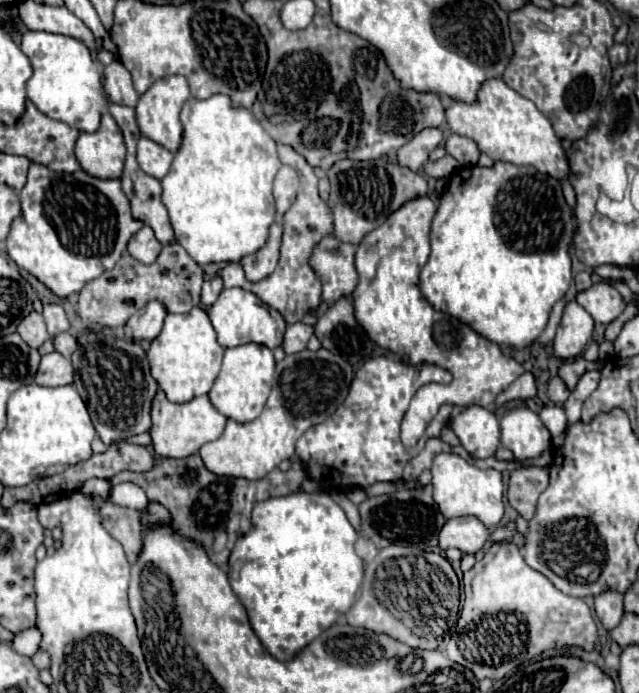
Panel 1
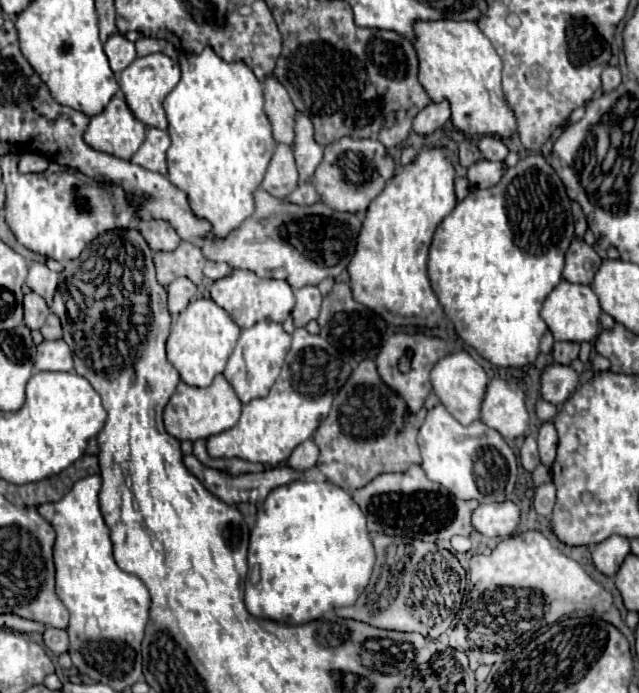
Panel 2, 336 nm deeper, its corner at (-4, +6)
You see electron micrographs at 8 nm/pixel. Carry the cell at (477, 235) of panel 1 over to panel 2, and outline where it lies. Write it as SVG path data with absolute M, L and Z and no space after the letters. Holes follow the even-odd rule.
M530 154L526 158L522 158L518 162L518 166L514 168L506 168L506 174L502 176L502 180L486 190L480 188L472 188L470 194L456 204L456 208L442 220L442 224L438 226L432 246L430 246L430 256L428 256L428 278L432 284L434 294L438 296L438 302L444 308L446 318L456 326L458 336L472 346L482 358L486 358L488 362L492 362L498 368L510 368L510 366L526 366L532 364L540 352L540 338L546 332L546 322L540 318L540 308L546 300L546 296L552 292L552 288L558 286L558 282L562 280L562 268L564 268L564 252L568 250L568 244L574 236L574 222L572 222L572 210L570 210L570 198L564 190L564 184L560 182L558 174L552 170L552 166L540 156L540 154Z

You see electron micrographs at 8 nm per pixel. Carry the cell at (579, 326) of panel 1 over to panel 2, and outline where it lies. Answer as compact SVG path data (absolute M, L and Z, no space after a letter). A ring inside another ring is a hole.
M562 280L546 298L542 306L542 318L548 324L554 340L570 340L570 342L590 342L598 336L598 318L602 314L602 308L598 304L598 298L590 286L584 284L572 284Z

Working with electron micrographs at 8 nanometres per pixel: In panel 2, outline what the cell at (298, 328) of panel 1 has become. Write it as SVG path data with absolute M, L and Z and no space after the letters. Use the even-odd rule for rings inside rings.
M304 286L296 290L296 306L292 310L294 326L302 328L310 320L316 320L320 312L320 304L322 304L322 294L316 286Z

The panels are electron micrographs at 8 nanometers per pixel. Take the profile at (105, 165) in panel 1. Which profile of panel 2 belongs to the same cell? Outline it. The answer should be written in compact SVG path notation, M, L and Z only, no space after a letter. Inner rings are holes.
M114 96L98 116L90 118L84 140L94 150L130 160L144 142L146 126L130 112L124 98Z

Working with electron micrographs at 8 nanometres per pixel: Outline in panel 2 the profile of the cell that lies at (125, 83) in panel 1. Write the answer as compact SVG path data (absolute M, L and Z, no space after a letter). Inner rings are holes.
M114 34L104 42L104 52L110 60L110 68L118 74L122 72L134 58L136 58L136 48L134 42L126 40L122 34Z

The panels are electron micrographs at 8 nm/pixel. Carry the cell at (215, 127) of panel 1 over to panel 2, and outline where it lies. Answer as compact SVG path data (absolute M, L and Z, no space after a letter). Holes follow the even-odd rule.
M210 46L200 54L182 52L178 64L182 78L164 100L168 134L172 140L168 148L168 178L176 188L188 194L194 214L206 218L216 236L228 236L230 230L240 226L254 212L252 192L260 186L276 150L272 124L264 112L262 84L244 62L224 62Z

